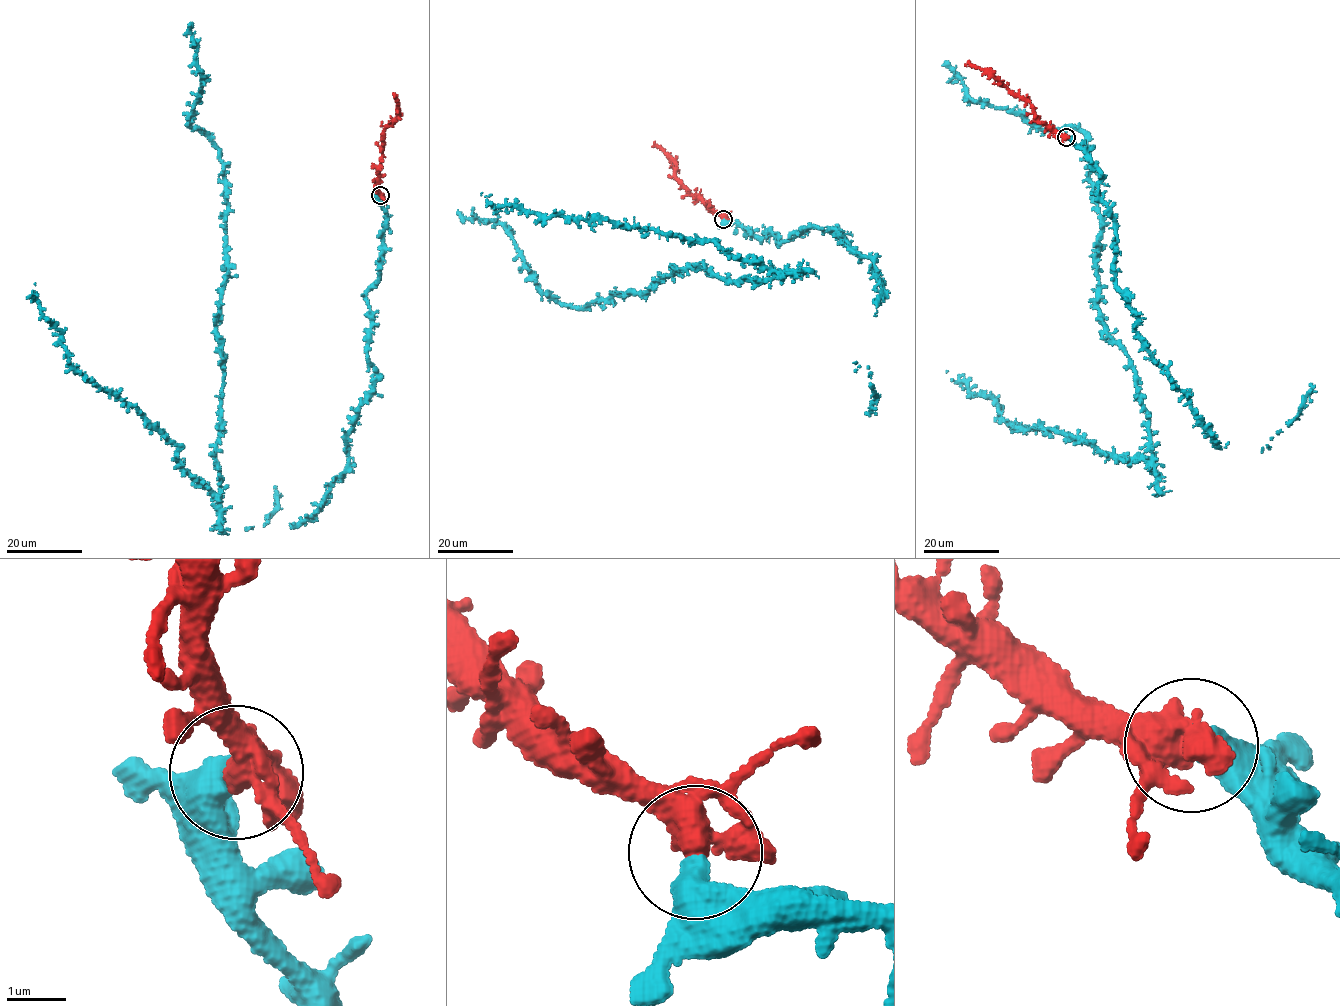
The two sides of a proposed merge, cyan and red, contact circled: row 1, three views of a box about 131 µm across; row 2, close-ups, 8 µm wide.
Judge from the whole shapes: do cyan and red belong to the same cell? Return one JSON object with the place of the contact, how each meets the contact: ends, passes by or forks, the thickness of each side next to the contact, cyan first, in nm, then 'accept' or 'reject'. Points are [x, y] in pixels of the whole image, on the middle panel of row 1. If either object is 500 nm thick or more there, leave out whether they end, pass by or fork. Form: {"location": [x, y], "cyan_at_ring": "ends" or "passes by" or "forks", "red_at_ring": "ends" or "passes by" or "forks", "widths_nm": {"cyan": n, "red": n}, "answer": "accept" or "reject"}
{"location": [723, 219], "widths_nm": {"cyan": 550, "red": 360}, "answer": "accept"}

